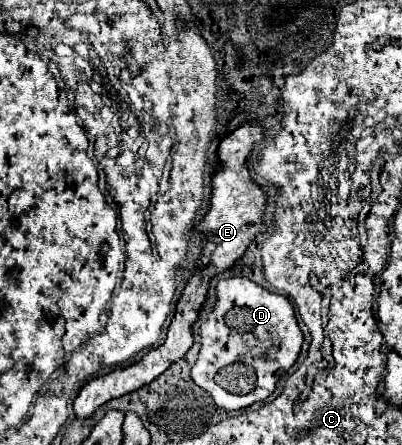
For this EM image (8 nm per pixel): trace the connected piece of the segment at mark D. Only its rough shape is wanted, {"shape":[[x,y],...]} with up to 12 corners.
{"shape":[[221,279],[191,379],[243,411],[303,333],[287,297]]}

